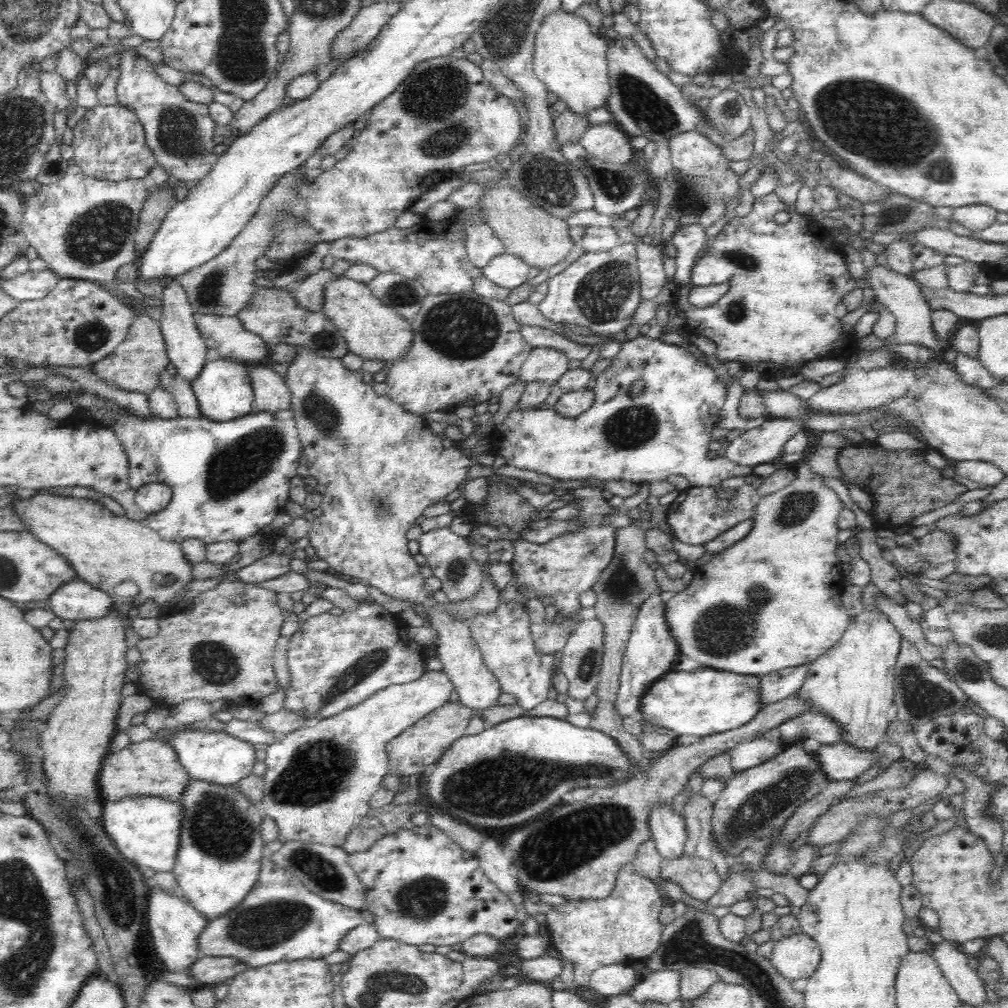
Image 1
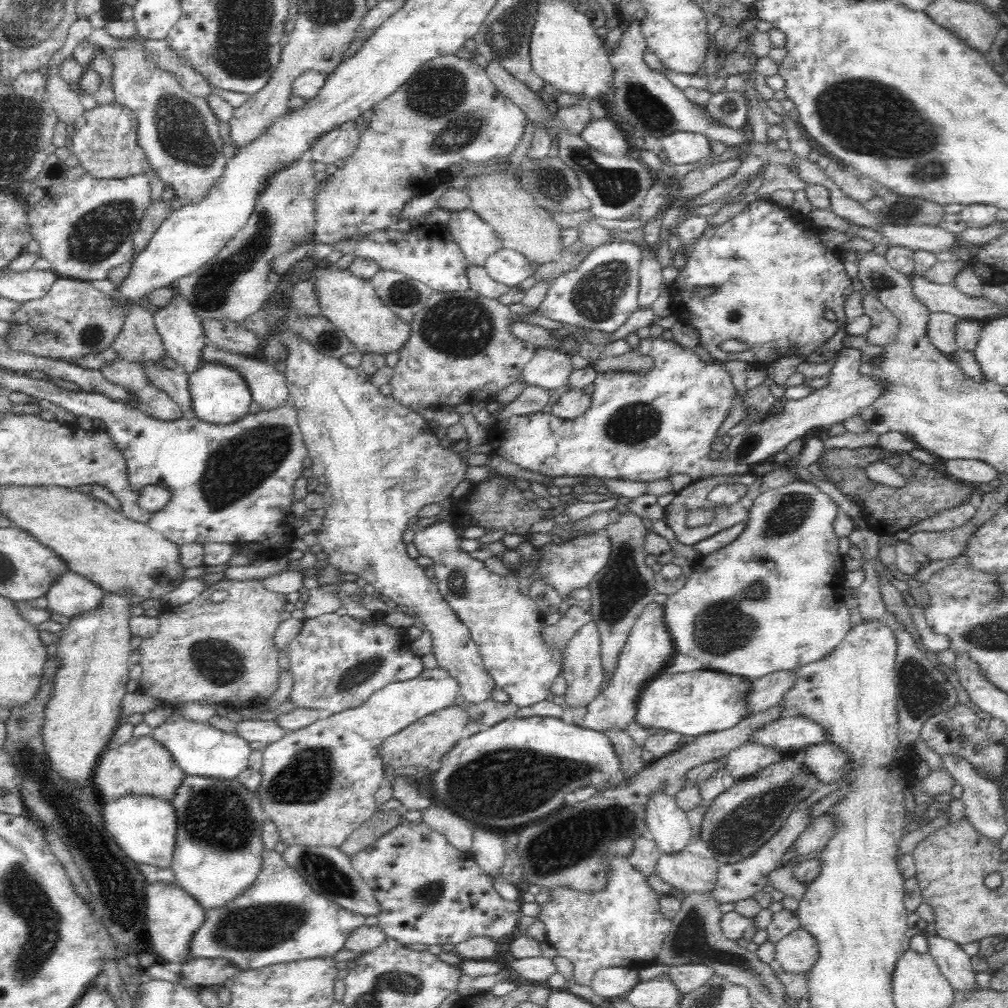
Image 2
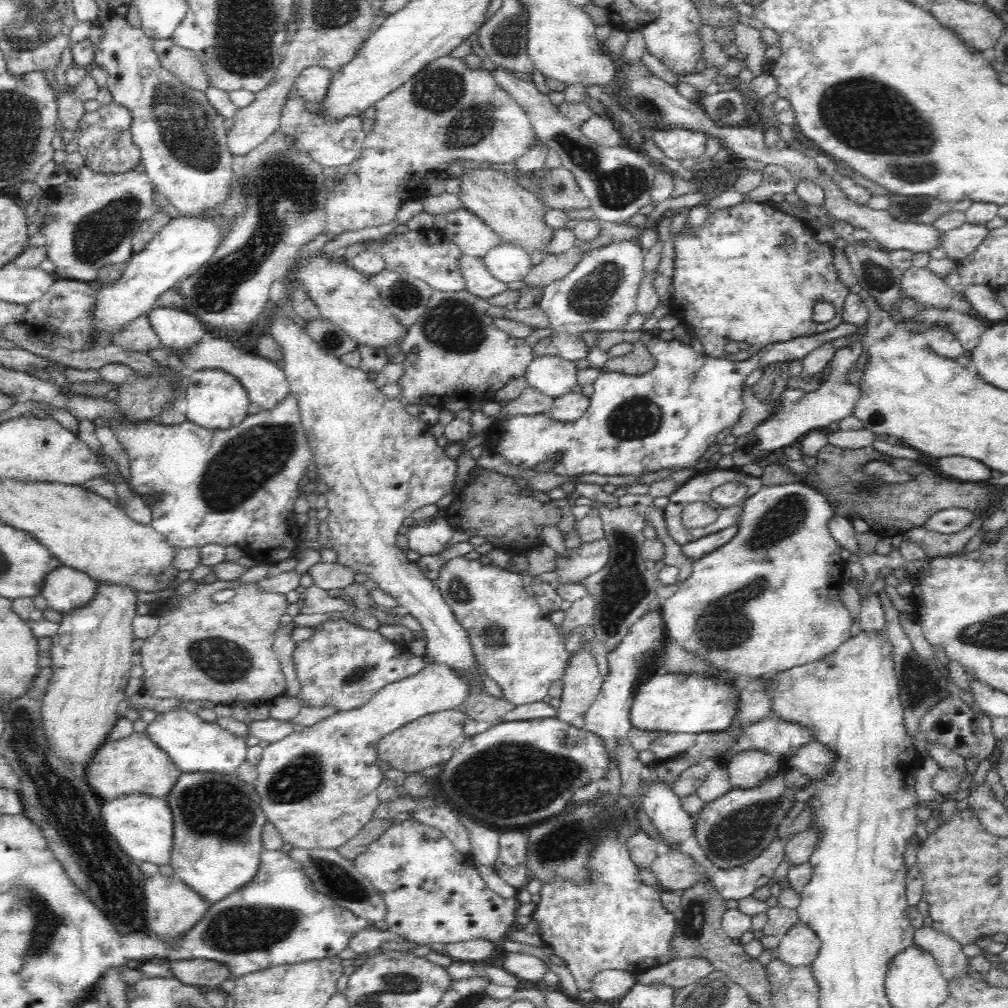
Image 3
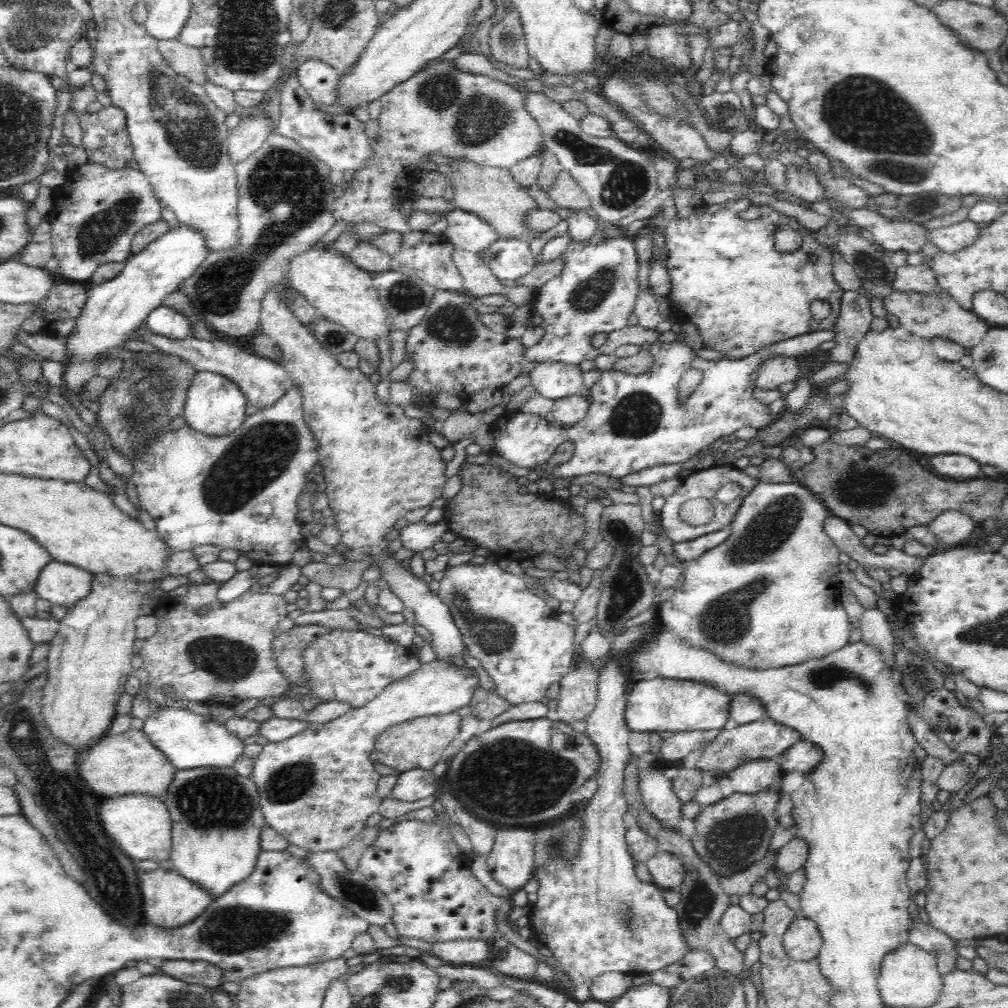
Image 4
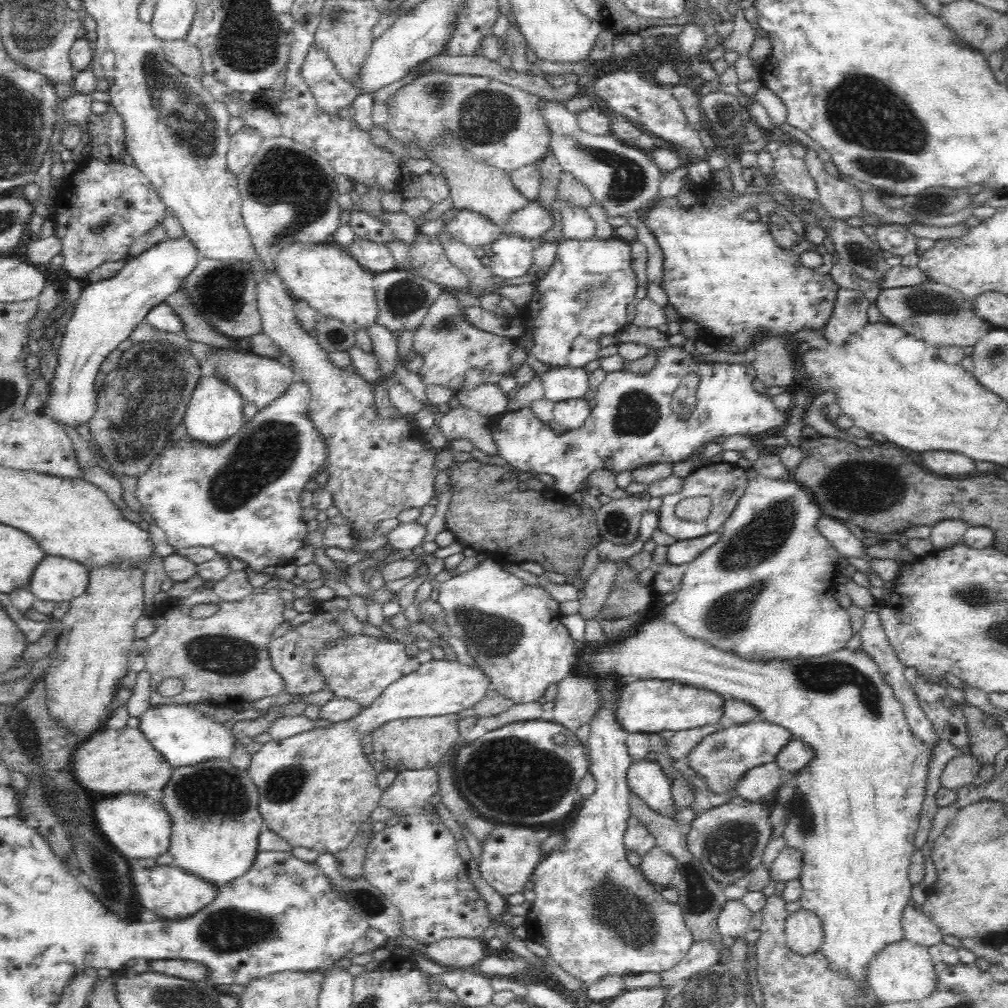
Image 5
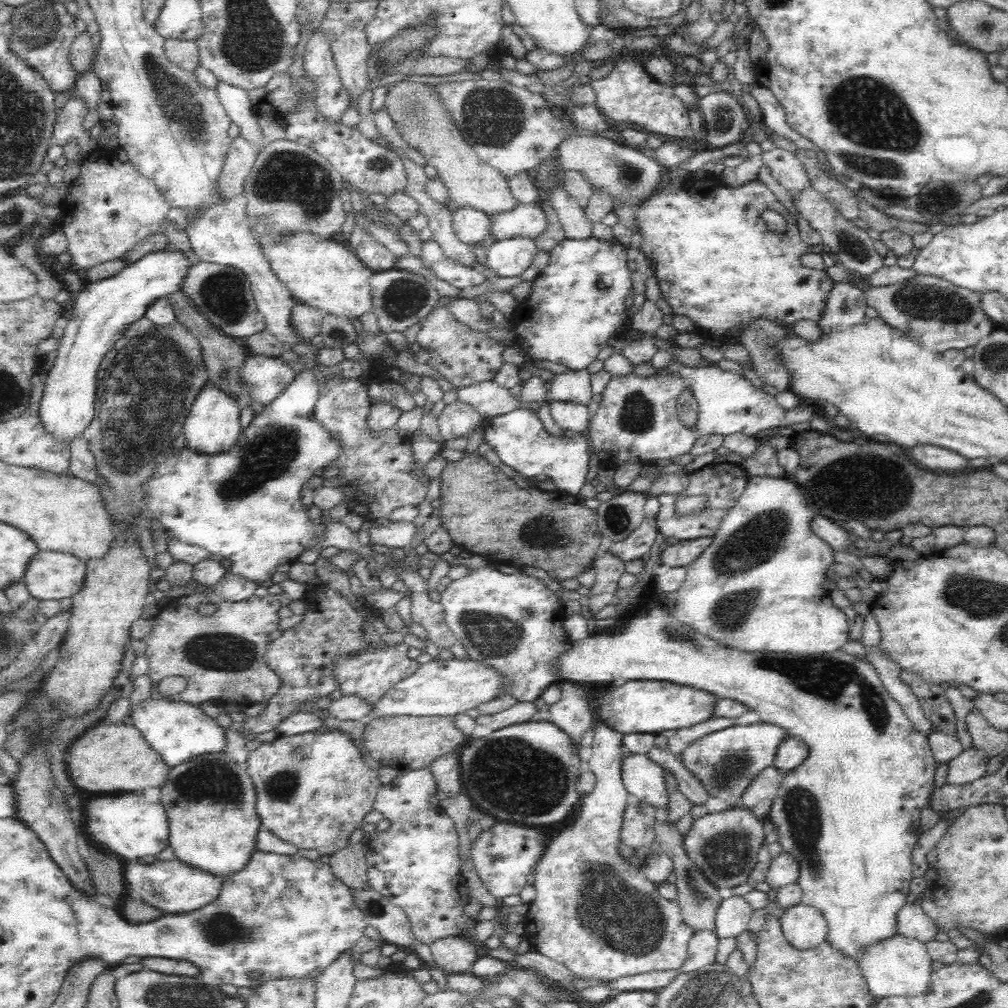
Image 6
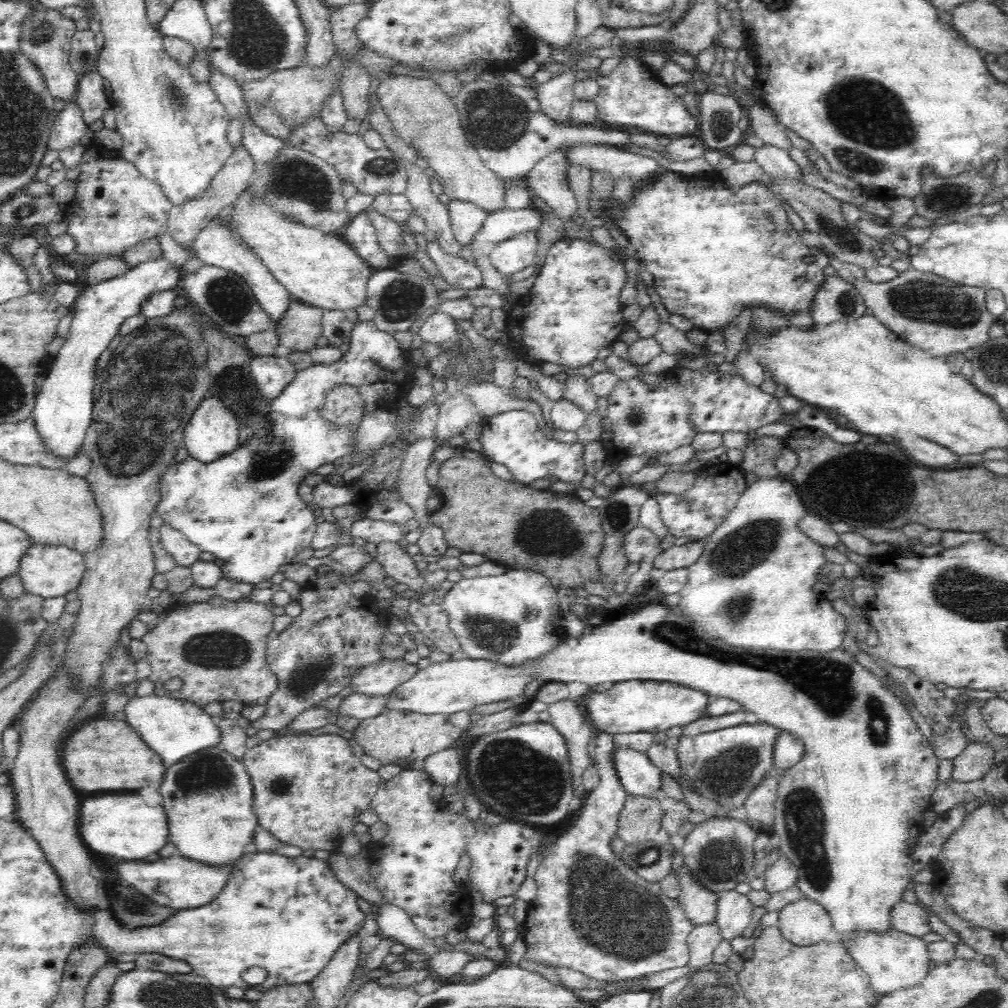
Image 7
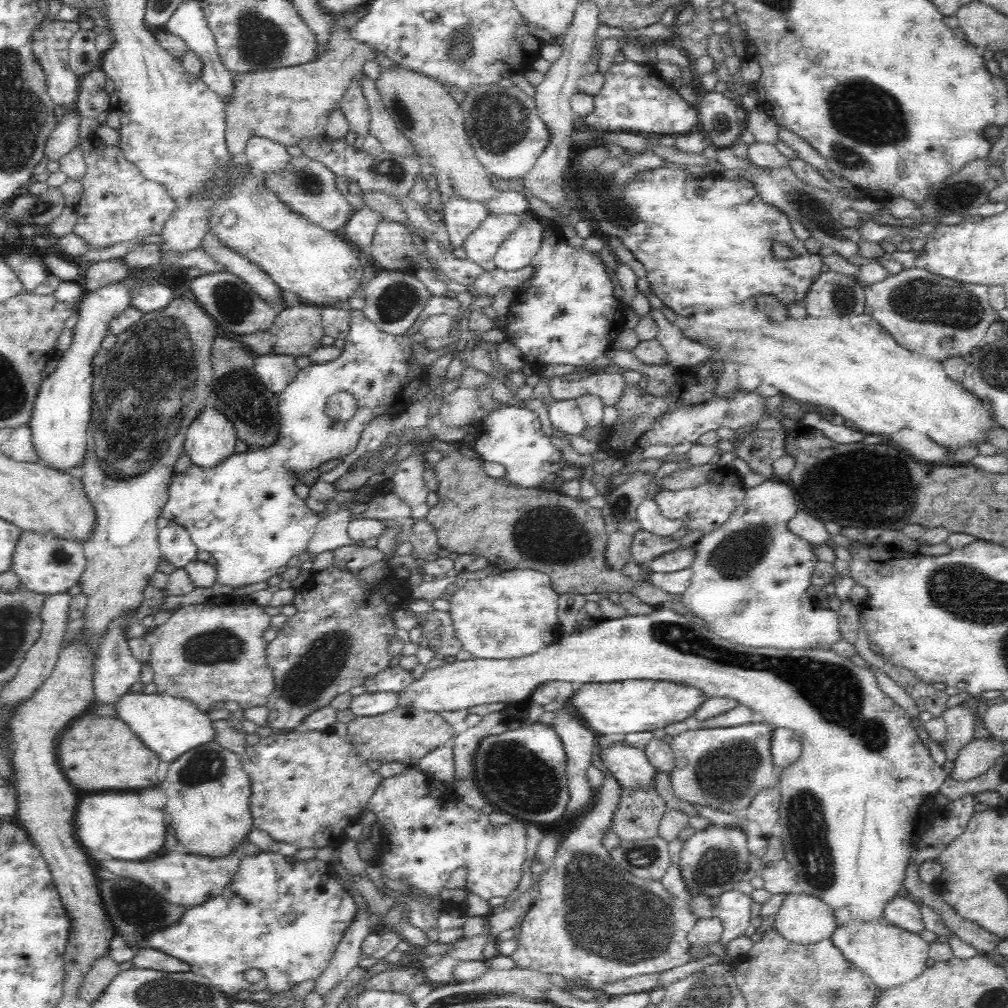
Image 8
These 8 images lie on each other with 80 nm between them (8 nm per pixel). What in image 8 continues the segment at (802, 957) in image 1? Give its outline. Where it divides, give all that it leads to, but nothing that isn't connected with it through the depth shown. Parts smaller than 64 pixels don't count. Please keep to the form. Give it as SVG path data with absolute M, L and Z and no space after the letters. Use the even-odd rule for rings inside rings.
M791 893L775 914L775 929L790 942L809 945L830 939L836 928L832 908L804 893Z

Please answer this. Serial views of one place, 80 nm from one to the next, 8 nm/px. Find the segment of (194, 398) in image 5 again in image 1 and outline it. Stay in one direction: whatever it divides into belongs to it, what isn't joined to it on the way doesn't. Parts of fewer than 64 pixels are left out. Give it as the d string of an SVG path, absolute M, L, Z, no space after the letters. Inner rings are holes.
M220 357L208 361L191 388L200 405L201 414L211 421L224 422L250 414L254 402L254 386L248 364Z

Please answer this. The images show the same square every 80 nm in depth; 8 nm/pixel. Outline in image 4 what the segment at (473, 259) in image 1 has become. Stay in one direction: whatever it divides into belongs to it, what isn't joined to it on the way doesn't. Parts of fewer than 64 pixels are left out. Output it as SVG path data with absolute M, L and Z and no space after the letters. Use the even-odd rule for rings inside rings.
M456 209L446 214L448 225L442 233L442 238L450 242L454 248L477 255L484 255L490 245L495 244L499 239L494 228L479 216L466 212L464 210Z

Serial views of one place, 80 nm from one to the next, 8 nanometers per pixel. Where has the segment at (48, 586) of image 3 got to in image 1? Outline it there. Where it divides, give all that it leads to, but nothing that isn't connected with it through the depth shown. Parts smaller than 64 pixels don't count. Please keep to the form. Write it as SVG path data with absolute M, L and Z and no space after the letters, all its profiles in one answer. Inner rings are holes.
M78 578L57 588L46 607L60 620L76 622L104 618L116 605L113 596Z

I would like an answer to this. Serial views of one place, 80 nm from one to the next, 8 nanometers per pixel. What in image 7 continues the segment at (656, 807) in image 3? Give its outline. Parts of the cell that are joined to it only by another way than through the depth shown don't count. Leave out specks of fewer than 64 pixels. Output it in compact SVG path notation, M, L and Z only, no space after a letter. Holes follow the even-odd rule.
M618 749L614 765L628 795L659 801L664 797L661 789L663 773L654 766L646 753Z

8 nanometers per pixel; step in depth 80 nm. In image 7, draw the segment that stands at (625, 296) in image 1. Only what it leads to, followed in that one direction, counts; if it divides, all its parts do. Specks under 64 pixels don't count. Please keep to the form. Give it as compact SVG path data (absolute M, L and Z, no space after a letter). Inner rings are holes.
M564 238L552 245L537 273L536 281L527 294L520 298L507 313L505 332L512 340L512 349L525 362L543 364L554 362L568 366L571 372L584 371L596 360L602 348L611 347L628 328L620 303L622 290L628 282L625 256L619 248L602 248L596 242Z

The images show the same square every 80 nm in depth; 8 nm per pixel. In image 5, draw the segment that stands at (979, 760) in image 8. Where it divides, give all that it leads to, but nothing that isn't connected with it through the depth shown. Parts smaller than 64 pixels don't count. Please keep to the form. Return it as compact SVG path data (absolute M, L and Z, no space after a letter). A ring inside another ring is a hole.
M969 754L952 758L941 774L941 787L948 790L968 787L982 766L974 756Z

